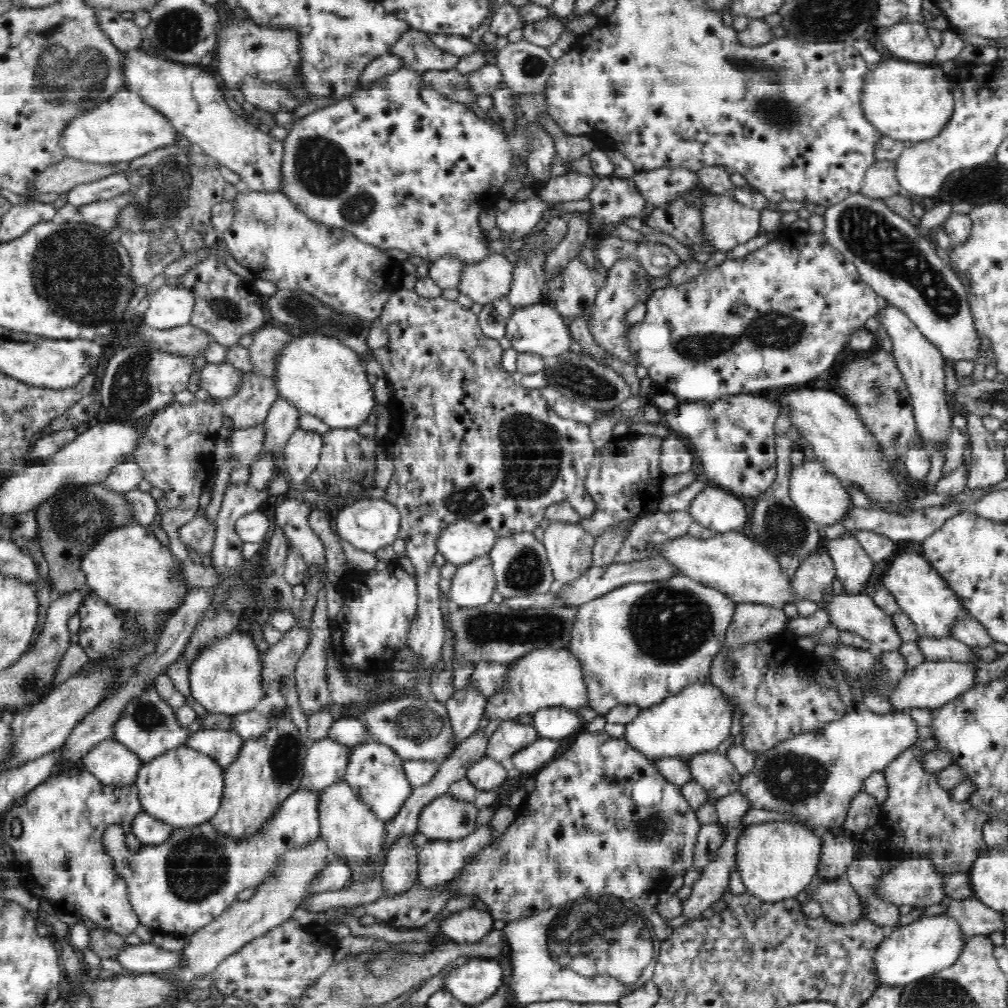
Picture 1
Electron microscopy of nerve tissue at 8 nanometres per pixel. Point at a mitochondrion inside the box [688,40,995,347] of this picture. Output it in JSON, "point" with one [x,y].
{"point":[867,234]}

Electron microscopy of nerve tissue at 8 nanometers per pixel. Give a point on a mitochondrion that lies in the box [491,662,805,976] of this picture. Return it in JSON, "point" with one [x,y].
{"point":[652,828]}

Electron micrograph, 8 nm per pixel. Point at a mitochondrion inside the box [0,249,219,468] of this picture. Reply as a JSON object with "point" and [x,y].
{"point":[130,388]}

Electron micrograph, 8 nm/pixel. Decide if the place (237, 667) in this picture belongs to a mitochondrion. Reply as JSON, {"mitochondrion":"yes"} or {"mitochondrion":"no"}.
{"mitochondrion":"no"}

